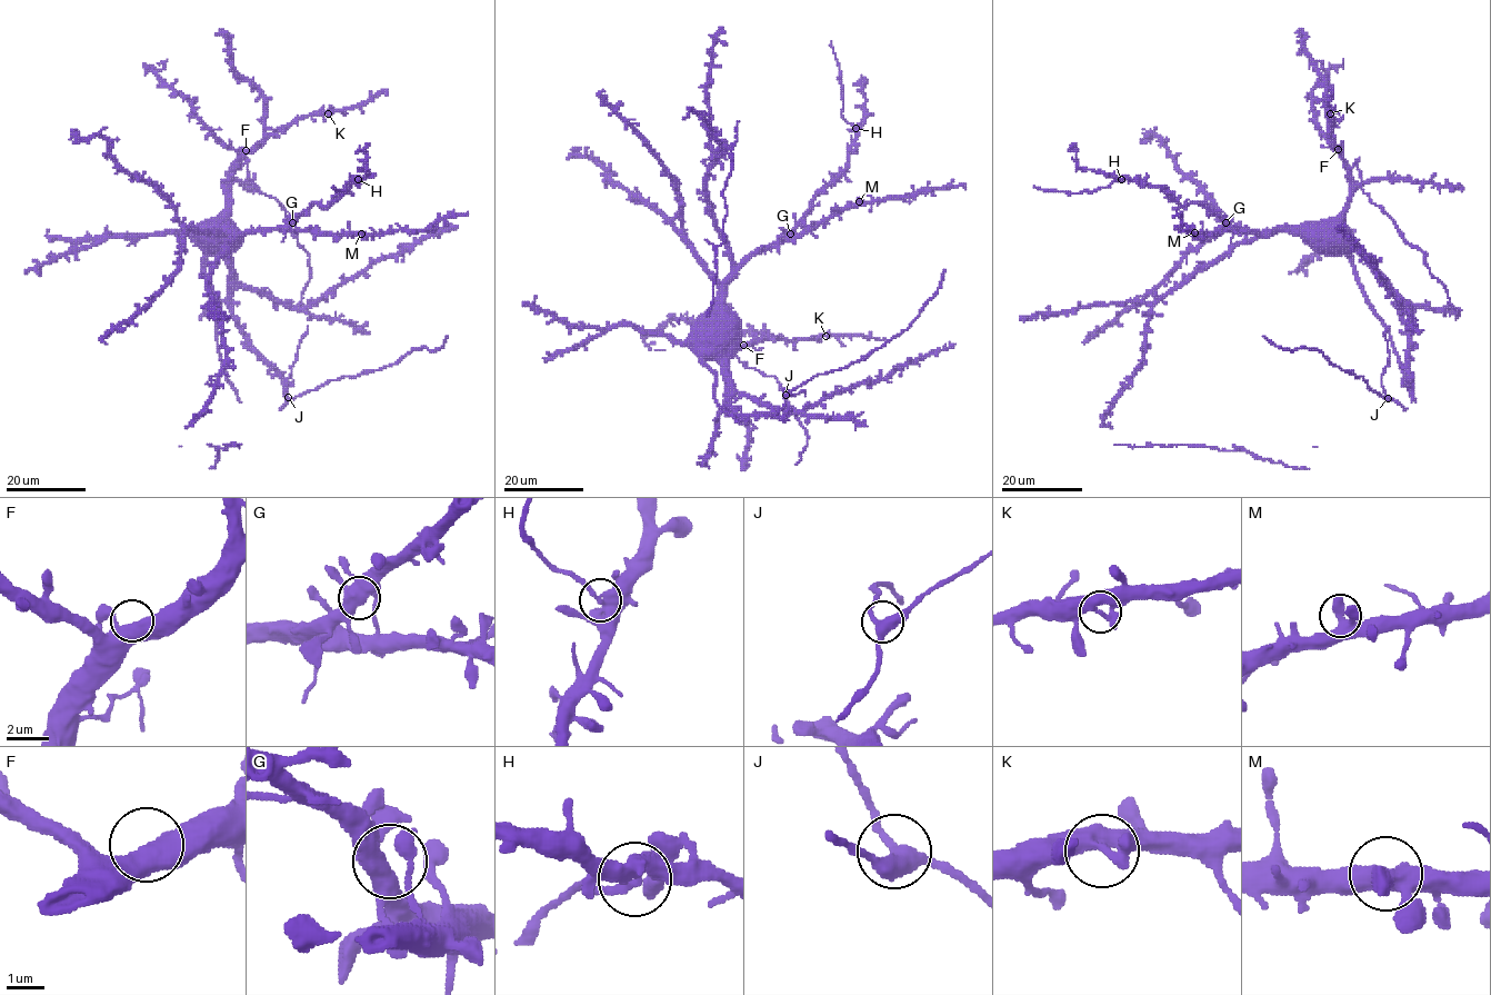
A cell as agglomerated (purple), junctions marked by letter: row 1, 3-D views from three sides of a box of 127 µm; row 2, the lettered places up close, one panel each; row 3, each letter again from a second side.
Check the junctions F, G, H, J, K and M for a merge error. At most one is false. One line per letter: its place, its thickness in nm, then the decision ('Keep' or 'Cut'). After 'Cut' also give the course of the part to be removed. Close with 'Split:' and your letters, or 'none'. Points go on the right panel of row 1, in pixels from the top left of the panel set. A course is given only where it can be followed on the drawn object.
F: Place: (1338, 149). Thickness 440 nm. Keep
G: Place: (1226, 222). Thickness 500 nm. Keep
H: Place: (1121, 179). Thickness 380 nm. Cut. Course of the part to remove: (1121, 180), (1092, 191), (1067, 192), (1034, 186)
J: Place: (1388, 398). Thickness 360 nm. Keep
K: Place: (1330, 113). Thickness 380 nm. Keep
M: Place: (1194, 232). Thickness 380 nm. Keep
Split: H

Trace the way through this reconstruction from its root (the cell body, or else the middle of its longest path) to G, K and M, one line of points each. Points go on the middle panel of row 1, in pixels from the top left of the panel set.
G: (721, 319), (723, 287), (737, 270), (790, 234)
K: (721, 319), (720, 316), (732, 316), (739, 324), (728, 344), (729, 358), (744, 346), (764, 339), (826, 336)
M: (721, 319), (723, 287), (742, 264), (762, 250), (800, 237), (859, 201)

